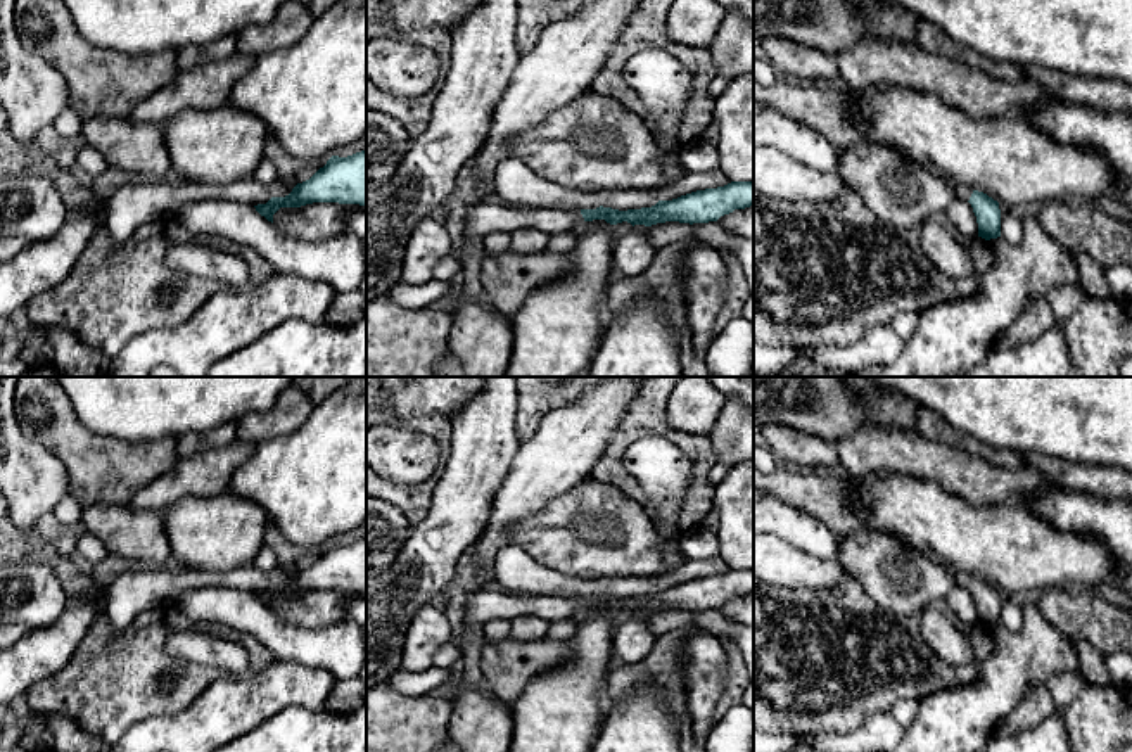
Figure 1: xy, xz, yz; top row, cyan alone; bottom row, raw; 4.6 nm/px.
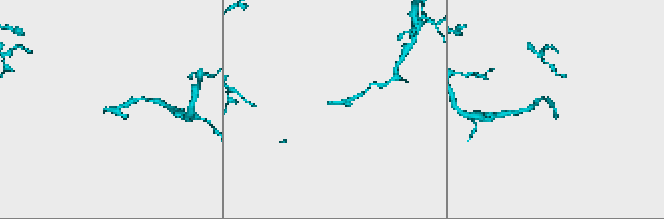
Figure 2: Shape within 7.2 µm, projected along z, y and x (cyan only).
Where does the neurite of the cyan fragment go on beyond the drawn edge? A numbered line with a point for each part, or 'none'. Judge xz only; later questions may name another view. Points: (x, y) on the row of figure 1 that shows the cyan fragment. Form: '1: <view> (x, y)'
1: xz (483, 218)

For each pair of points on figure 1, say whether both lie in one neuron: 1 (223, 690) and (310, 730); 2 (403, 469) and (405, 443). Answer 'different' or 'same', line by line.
1: different
2: same

